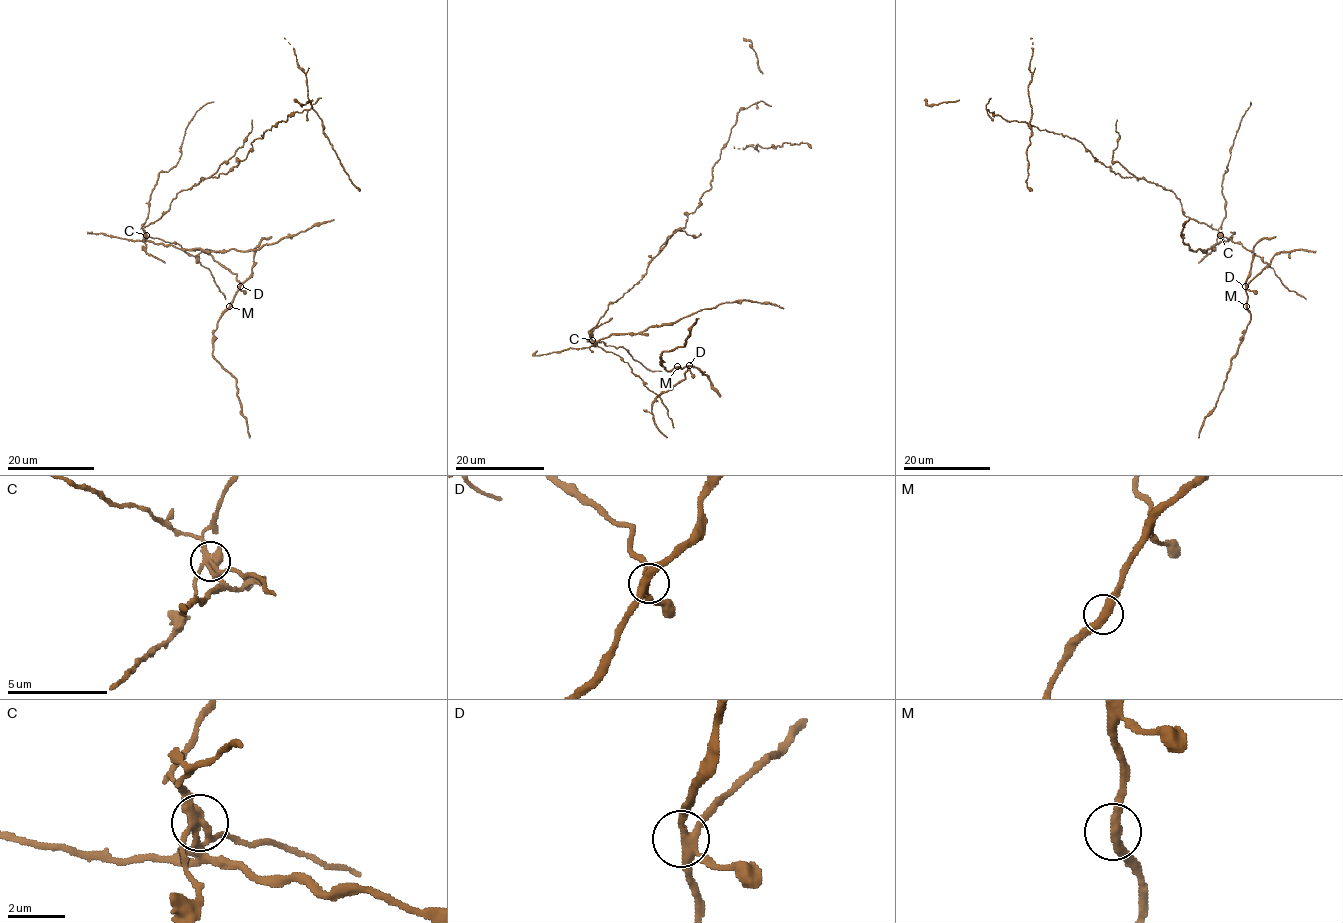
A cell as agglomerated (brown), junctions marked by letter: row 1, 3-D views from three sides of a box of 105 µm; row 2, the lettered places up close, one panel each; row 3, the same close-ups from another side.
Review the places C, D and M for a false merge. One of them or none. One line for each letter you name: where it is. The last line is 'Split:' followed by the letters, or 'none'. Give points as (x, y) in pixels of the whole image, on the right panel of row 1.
C: (1220, 235)
Split: C

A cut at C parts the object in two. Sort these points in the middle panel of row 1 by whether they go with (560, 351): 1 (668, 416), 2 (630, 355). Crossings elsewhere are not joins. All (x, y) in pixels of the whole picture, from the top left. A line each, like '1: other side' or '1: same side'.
1: other side
2: other side

